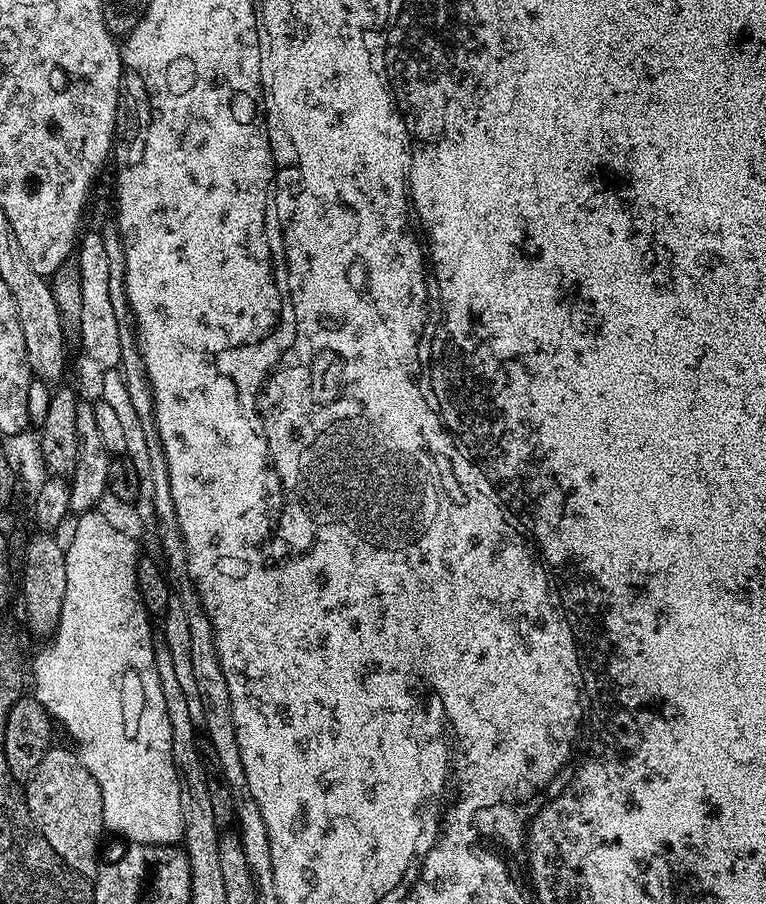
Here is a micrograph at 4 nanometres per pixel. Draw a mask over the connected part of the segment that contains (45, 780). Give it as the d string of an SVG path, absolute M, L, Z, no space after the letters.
M71 747L48 749L46 758L38 762L36 773L26 782L24 797L38 830L54 846L54 854L85 878L95 877L102 867L100 835L105 835L102 814L102 790L94 782L94 774L86 770L79 755Z

